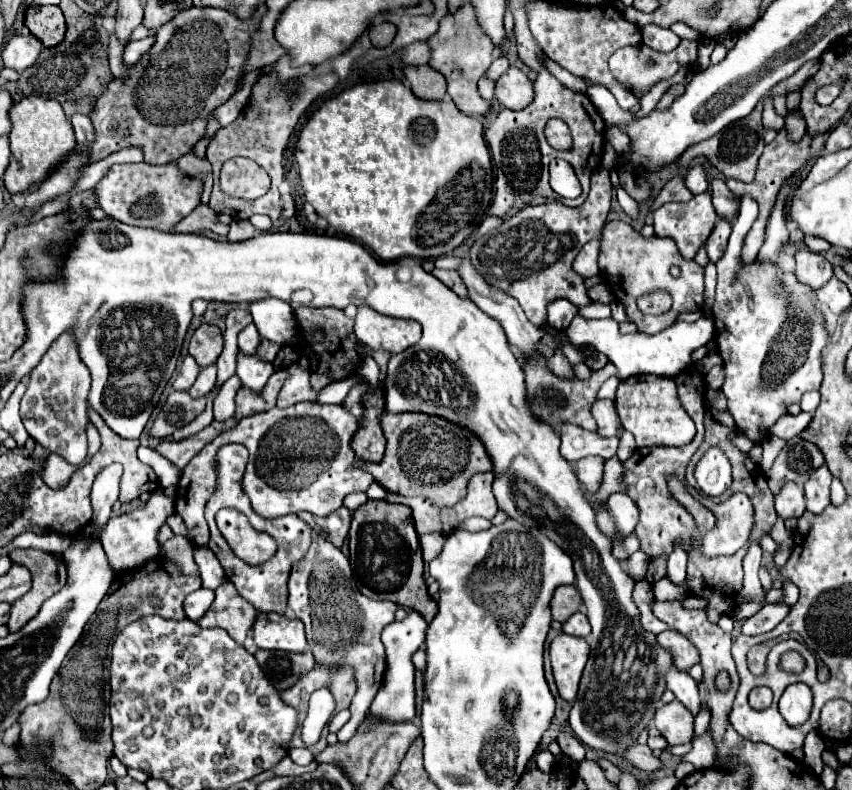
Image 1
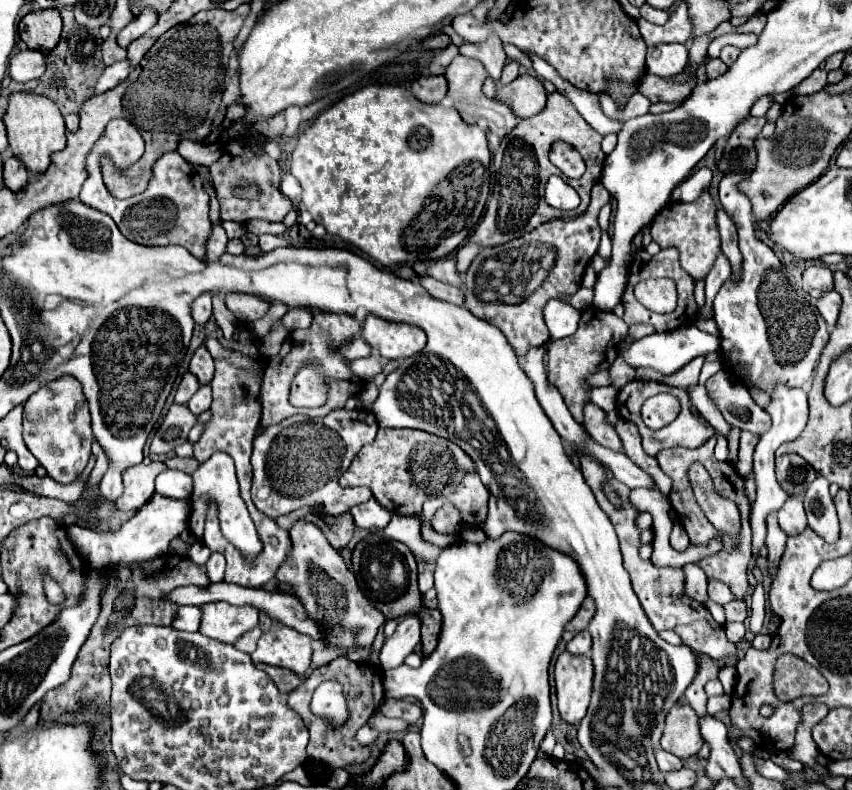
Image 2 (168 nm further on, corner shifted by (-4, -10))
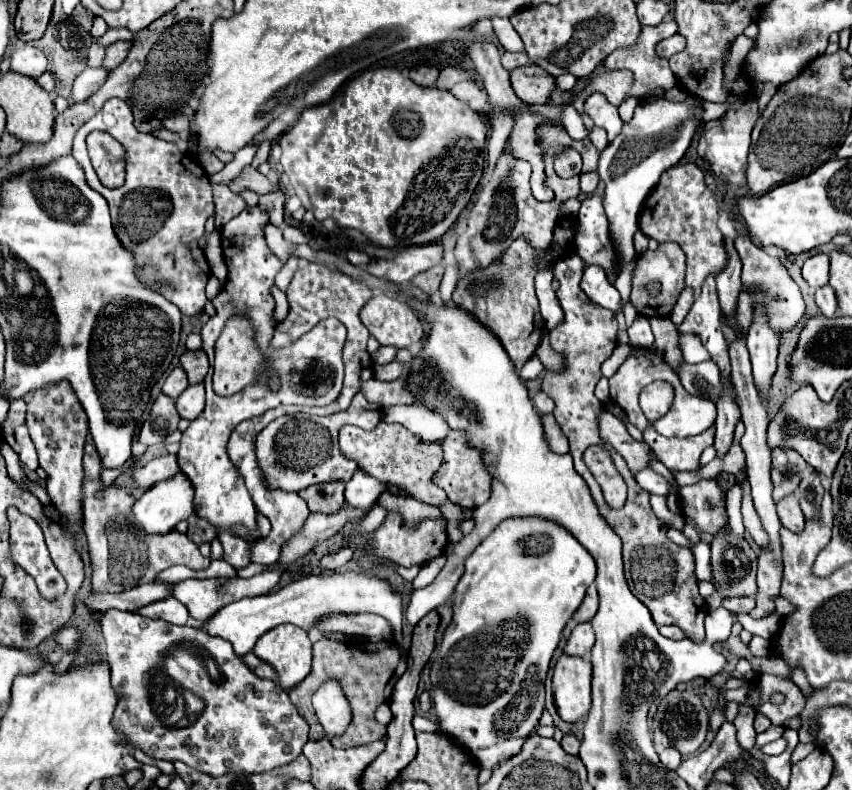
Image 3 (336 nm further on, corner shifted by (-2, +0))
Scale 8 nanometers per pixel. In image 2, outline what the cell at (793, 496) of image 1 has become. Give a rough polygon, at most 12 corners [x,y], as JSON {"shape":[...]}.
{"shape":[[789,496],[777,516],[789,536],[807,528],[803,500]]}

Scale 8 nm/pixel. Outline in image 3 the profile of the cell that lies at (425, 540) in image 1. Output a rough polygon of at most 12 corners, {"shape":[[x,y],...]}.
{"shape":[[345,546],[321,558],[321,568],[339,570],[353,558],[355,548]]}

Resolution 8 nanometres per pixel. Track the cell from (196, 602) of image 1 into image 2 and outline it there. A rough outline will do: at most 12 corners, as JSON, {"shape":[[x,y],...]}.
{"shape":[[181,606],[171,626],[177,630],[199,630],[201,608]]}

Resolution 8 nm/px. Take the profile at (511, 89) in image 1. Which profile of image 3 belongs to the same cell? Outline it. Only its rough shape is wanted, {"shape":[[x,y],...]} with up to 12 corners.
{"shape":[[535,64],[515,68],[511,86],[525,104],[545,104],[555,78]]}

